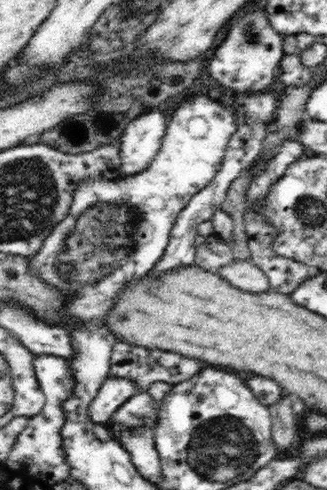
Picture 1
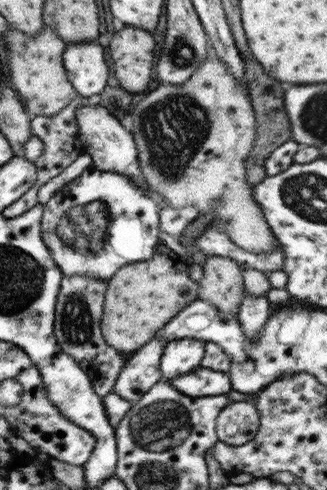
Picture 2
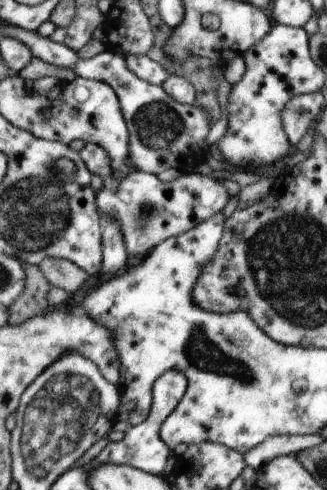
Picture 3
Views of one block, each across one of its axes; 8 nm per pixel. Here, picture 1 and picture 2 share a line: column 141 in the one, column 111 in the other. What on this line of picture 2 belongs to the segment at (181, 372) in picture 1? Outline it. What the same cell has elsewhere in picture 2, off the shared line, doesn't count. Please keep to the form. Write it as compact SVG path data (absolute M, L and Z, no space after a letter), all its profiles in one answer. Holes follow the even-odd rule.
M63 278L55 304L55 320L53 320L53 332L57 344L87 374L91 388L99 398L113 392L115 378L119 376L123 366L123 362L119 360L119 350L109 348L99 334L103 294L105 294L105 286L101 282L95 282L91 278Z

